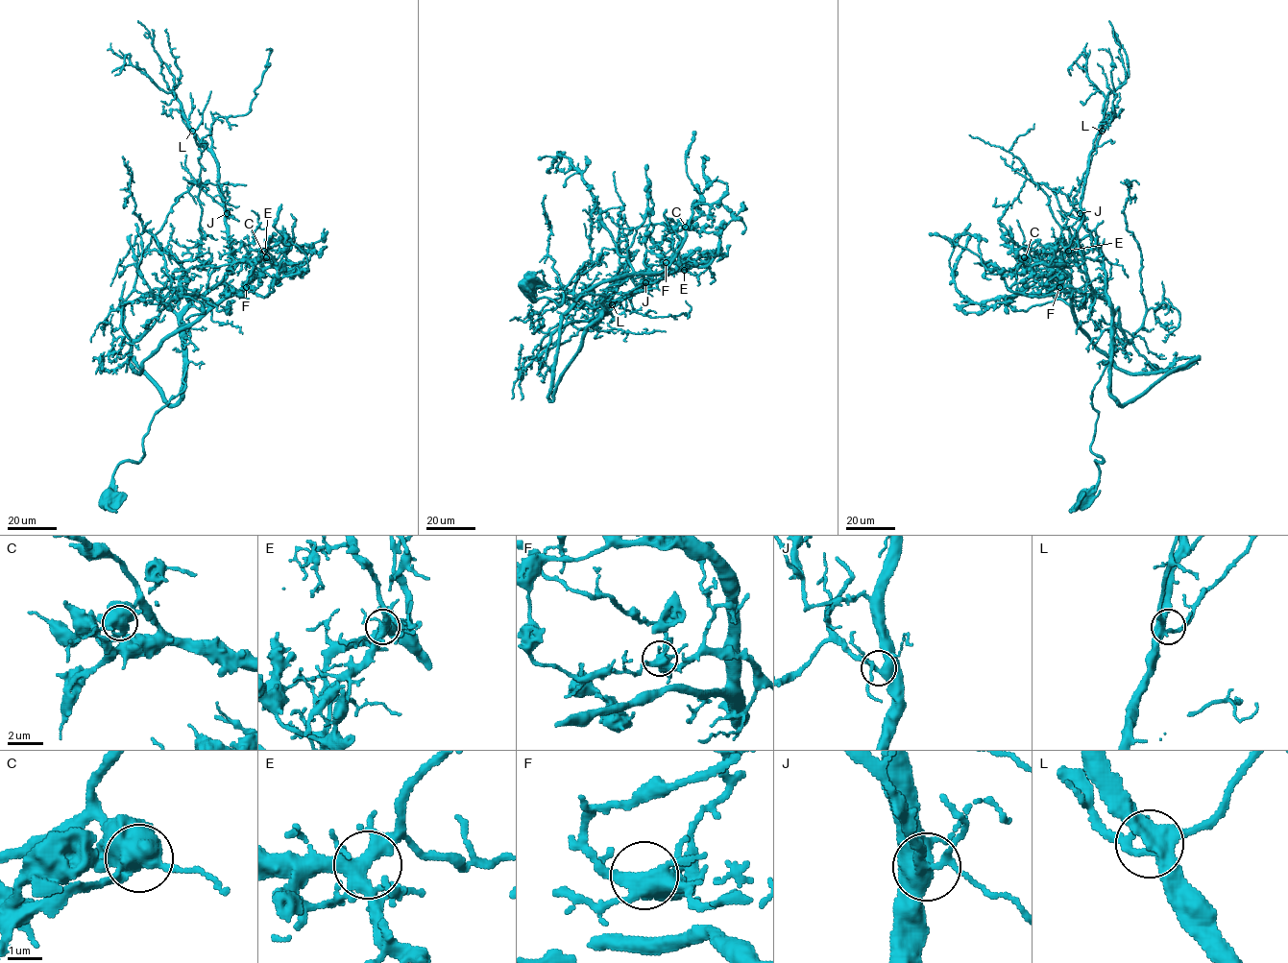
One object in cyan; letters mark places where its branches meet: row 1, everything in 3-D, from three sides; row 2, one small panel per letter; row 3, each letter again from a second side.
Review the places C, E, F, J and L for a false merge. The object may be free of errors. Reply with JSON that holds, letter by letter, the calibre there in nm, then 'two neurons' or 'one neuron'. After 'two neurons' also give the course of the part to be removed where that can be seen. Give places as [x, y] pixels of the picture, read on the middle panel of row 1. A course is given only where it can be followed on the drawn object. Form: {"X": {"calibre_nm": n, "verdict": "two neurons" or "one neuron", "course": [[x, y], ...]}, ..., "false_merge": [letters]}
{"C": {"calibre_nm": 650, "verdict": "two neurons", "course": [[685, 227], [667, 218], [672, 231]]}, "E": {"calibre_nm": 400, "verdict": "one neuron"}, "F": {"calibre_nm": 440, "verdict": "one neuron"}, "J": {"calibre_nm": 360, "verdict": "one neuron"}, "L": {"calibre_nm": 320, "verdict": "one neuron"}, "false_merge": ["C"]}

